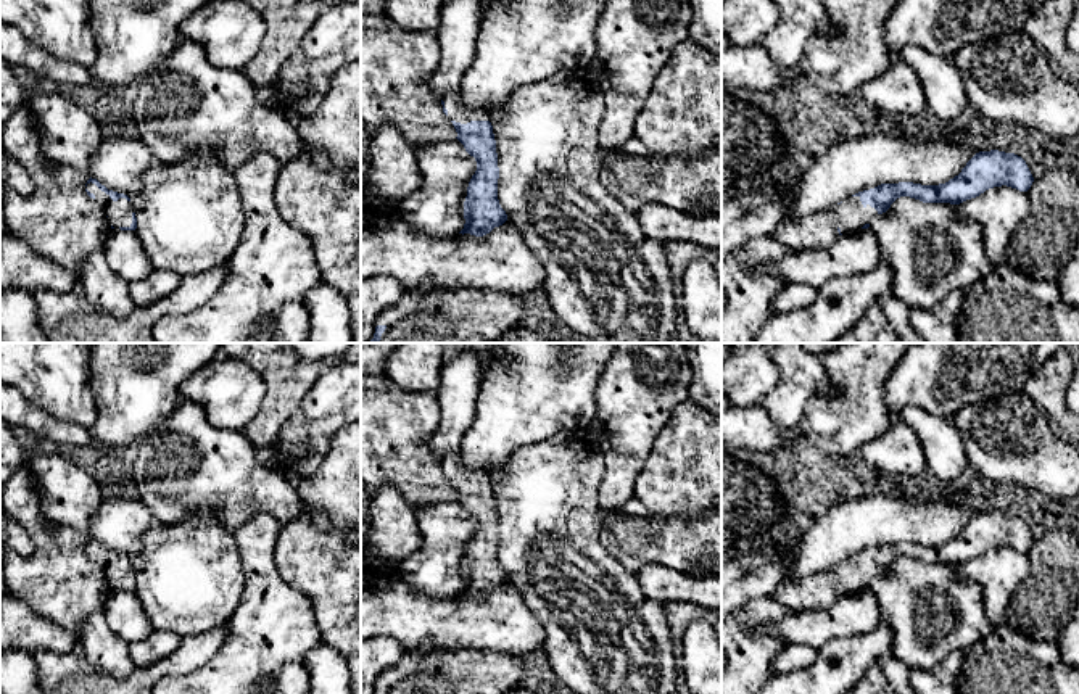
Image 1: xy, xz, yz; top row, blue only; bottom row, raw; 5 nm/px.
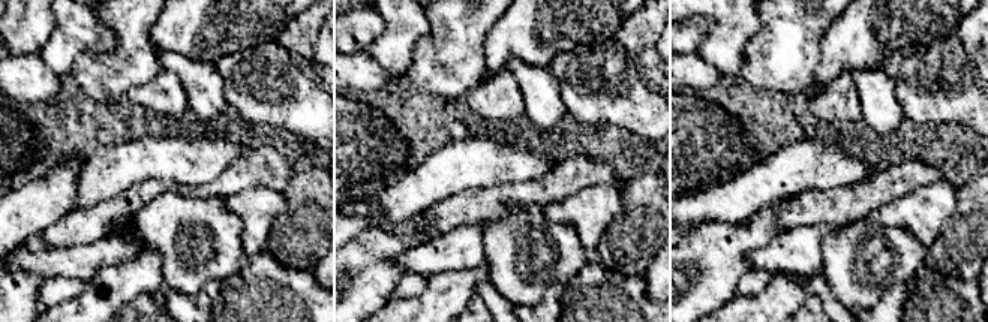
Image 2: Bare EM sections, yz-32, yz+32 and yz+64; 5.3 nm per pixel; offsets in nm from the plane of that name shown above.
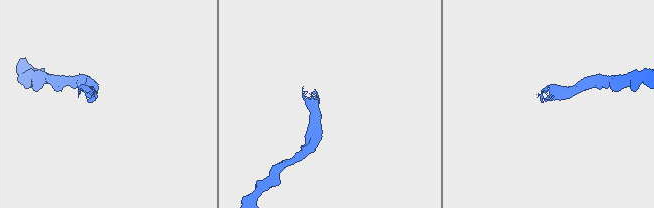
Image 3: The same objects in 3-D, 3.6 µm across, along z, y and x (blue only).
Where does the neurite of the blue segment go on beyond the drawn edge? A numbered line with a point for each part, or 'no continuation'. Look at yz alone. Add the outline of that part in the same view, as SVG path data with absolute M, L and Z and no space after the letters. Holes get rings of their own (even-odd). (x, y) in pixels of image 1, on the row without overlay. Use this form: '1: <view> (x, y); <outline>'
1: yz (820, 590); M850 557L841 565L781 585L773 597L792 612L810 612L828 607L841 594L847 596L870 585L878 572L863 567L860 557Z

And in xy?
1: xy (119, 574); M92 543L87 544L85 549L90 554L95 556L95 562L105 570L110 586L113 586L114 589L130 588L130 585L132 585L132 573L134 573L134 568L132 568L130 562L127 562L126 559L119 559L118 562L113 562L110 559L110 556L101 552Z

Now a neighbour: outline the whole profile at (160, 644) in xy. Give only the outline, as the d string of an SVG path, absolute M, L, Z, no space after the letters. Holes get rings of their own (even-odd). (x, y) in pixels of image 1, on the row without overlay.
M155 631L147 639L127 644L129 657L137 667L147 667L172 654L182 639L172 631Z

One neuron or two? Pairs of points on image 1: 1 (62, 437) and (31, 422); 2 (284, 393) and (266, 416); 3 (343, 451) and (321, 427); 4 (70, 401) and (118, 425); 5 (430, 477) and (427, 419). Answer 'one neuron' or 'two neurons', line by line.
1: one neuron
2: one neuron
3: two neurons
4: two neurons
5: one neuron

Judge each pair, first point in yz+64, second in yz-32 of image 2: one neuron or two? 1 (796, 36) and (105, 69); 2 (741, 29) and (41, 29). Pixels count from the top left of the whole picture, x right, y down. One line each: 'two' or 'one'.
1: one
2: two

